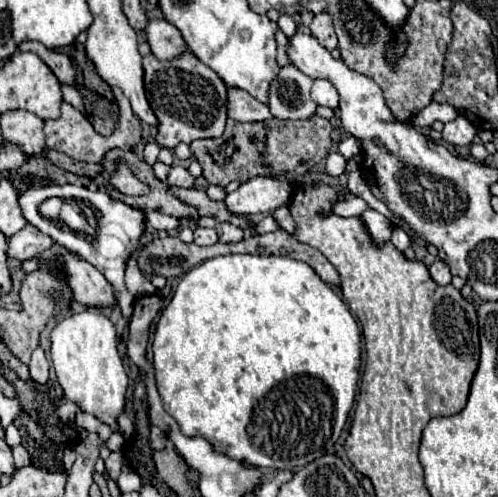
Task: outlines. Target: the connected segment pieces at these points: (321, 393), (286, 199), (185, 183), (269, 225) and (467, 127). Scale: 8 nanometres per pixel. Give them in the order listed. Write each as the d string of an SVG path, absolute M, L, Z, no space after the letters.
M232 254L216 256L192 268L176 286L170 304L162 310L152 352L154 352L154 372L156 384L162 398L162 404L170 416L178 422L184 436L206 438L216 450L226 452L228 456L248 462L258 468L276 468L276 470L298 470L316 460L318 456L334 454L334 444L340 438L340 432L348 420L348 414L354 404L358 380L360 380L360 330L352 318L342 296L328 286L306 262L294 260L290 256L254 256L254 254Z
M256 176L240 184L234 192L226 196L226 206L238 216L252 216L276 210L290 204L294 184L288 180Z
M172 166L168 174L168 184L178 188L190 188L194 184L194 176L184 166Z
M272 214L264 216L264 218L254 226L254 230L260 232L260 234L264 234L264 232L276 232L278 228L280 228L280 226L278 226L278 222L276 222L276 218L274 218Z
M458 116L452 122L446 122L444 130L442 130L442 138L446 142L454 144L454 146L468 146L468 144L472 144L474 136L476 136L476 128L464 116Z

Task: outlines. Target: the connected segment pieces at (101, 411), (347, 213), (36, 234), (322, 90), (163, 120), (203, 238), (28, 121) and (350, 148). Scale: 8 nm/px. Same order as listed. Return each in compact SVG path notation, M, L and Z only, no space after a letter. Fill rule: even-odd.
M94 308L72 314L52 328L50 354L58 382L64 390L64 400L76 402L82 412L94 414L98 420L116 430L116 416L124 410L128 376L116 350L114 324Z
M350 194L350 196L344 198L342 202L336 202L330 210L322 210L322 214L324 214L324 216L336 214L336 216L342 216L342 218L350 218L350 216L360 216L366 208L368 208L368 204L366 204L362 198Z
M26 224L18 234L8 238L8 256L18 260L30 260L30 258L42 256L42 252L46 252L52 244L54 240L50 240L50 236Z
M314 80L312 100L314 100L318 106L328 106L328 108L332 108L332 110L338 108L338 92L336 92L336 88L332 86L332 82L328 82L328 80Z
M184 50L182 56L176 56L174 60L158 60L150 52L148 56L142 58L142 64L144 64L146 96L148 96L148 102L150 102L154 114L158 116L158 122L160 122L158 134L156 134L156 140L158 140L160 146L176 148L180 142L190 144L198 138L218 138L218 136L222 136L226 120L228 120L228 108L226 108L228 88L214 70L204 66L190 50Z
M196 226L196 230L194 230L194 242L198 246L212 246L212 244L218 242L218 234L212 228Z
M12 110L2 114L2 134L28 156L38 156L46 148L44 122L26 110Z
M348 136L348 138L344 138L344 140L338 144L338 152L340 152L346 160L352 160L352 158L360 152L360 146L356 144L356 138L354 138L354 136Z

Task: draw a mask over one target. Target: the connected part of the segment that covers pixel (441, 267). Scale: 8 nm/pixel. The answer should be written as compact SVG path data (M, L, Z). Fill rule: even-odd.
M436 260L432 266L428 266L428 270L430 270L432 280L434 280L438 286L446 286L446 284L450 284L452 274L450 274L450 268L448 268L442 260Z

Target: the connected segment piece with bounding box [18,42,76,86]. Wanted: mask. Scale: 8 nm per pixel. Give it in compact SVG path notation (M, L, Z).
M24 42L20 48L20 52L34 52L40 56L40 60L54 72L54 76L68 86L76 86L76 68L72 64L72 60L62 54L62 52L52 52L48 48L44 48L44 44L40 42Z

